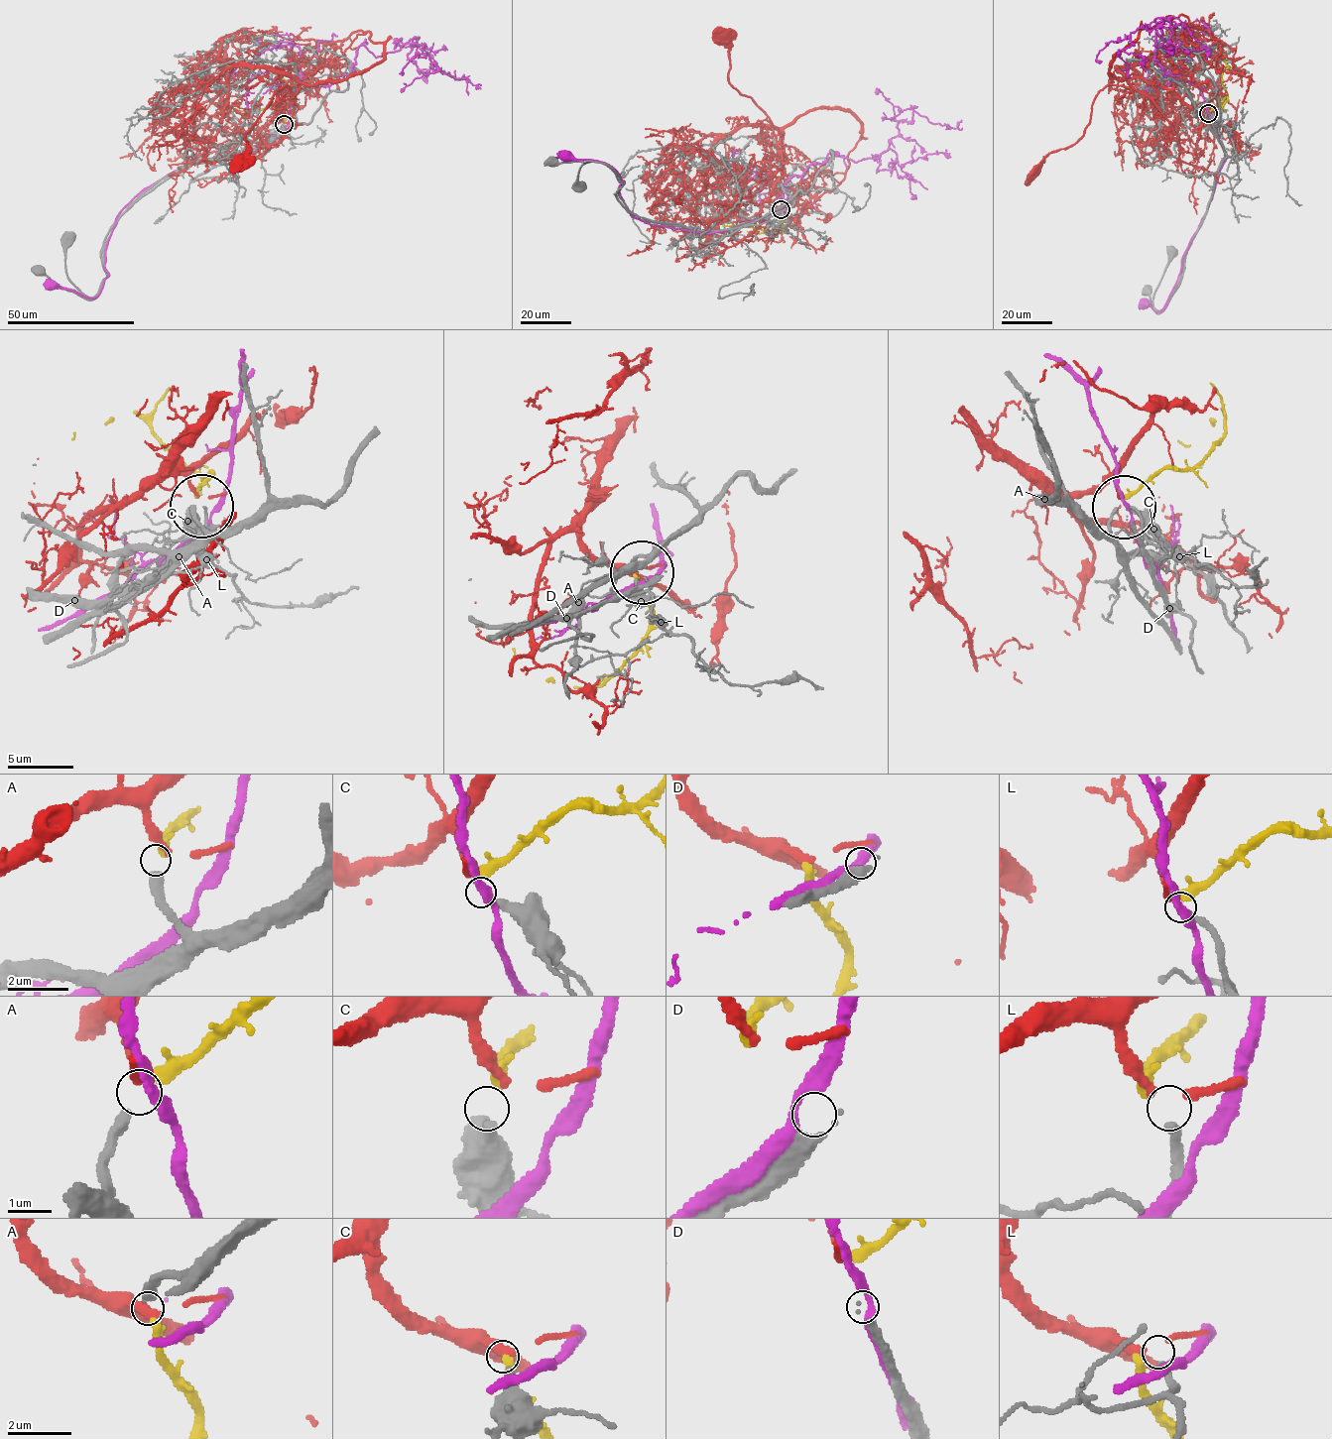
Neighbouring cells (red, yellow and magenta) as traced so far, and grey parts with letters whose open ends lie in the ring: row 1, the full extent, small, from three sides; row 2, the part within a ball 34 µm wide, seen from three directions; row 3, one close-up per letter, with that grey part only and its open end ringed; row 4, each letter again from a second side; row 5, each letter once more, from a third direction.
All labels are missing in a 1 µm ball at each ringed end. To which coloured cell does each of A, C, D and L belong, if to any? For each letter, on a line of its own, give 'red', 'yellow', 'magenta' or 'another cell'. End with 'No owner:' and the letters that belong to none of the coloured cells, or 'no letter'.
A: yellow
C: another cell
D: another cell
L: red
No owner: C, D

